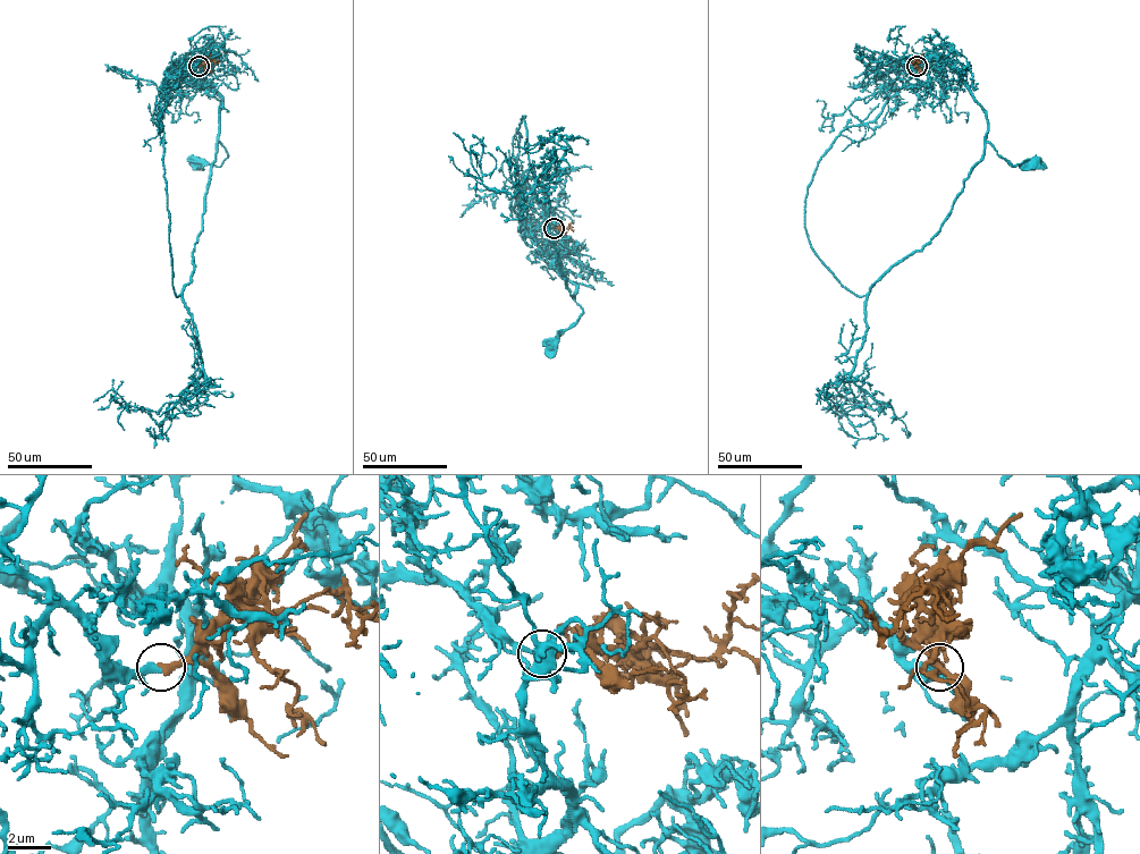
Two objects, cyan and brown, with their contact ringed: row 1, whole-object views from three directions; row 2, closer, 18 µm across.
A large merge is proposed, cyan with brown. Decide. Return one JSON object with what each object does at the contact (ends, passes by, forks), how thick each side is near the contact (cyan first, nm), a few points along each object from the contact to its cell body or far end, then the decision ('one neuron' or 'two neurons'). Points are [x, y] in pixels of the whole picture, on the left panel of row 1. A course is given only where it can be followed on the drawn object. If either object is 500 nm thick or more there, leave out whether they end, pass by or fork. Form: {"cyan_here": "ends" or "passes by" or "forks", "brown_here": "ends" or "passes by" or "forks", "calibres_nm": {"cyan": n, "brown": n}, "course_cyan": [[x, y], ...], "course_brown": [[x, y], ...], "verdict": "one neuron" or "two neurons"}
{"cyan_here": "ends", "brown_here": "ends", "calibres_nm": {"cyan": 260, "brown": 380}, "course_cyan": [[199, 66], [187, 58], [177, 61], [194, 60], [221, 99], [217, 141], [228, 157], [220, 166], [197, 167]], "course_brown": [[199, 66], [207, 60], [217, 61]], "verdict": "one neuron"}

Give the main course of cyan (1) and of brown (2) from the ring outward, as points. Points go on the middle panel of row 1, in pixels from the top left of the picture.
1: (554, 228), (539, 222), (534, 227), (532, 237), (576, 286), (572, 297), (583, 313), (558, 332), (552, 345)
2: (554, 228), (567, 228), (572, 221)

